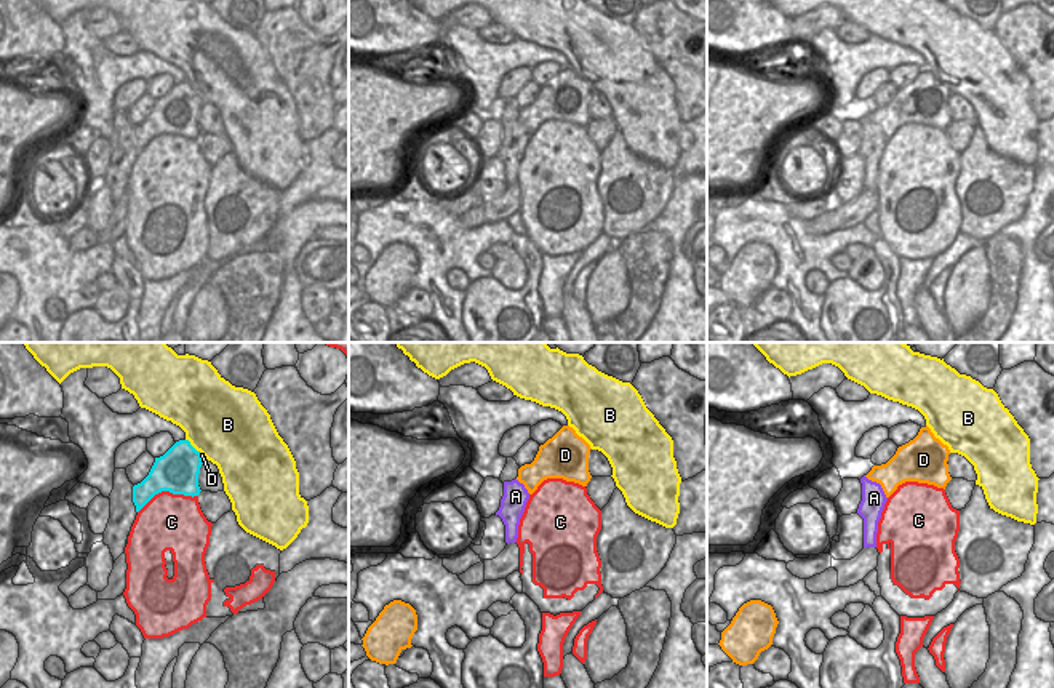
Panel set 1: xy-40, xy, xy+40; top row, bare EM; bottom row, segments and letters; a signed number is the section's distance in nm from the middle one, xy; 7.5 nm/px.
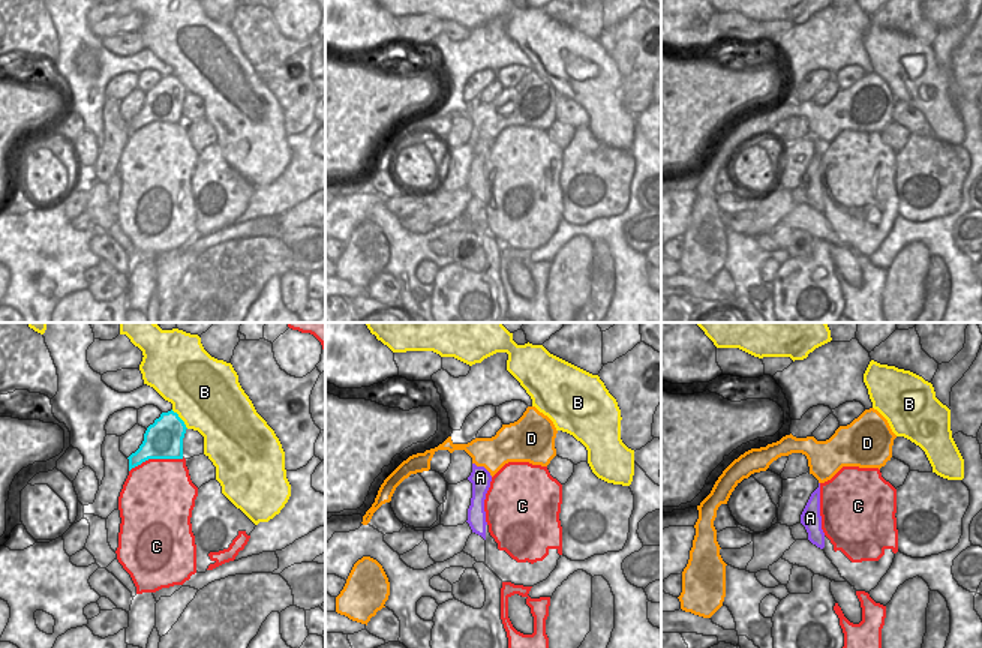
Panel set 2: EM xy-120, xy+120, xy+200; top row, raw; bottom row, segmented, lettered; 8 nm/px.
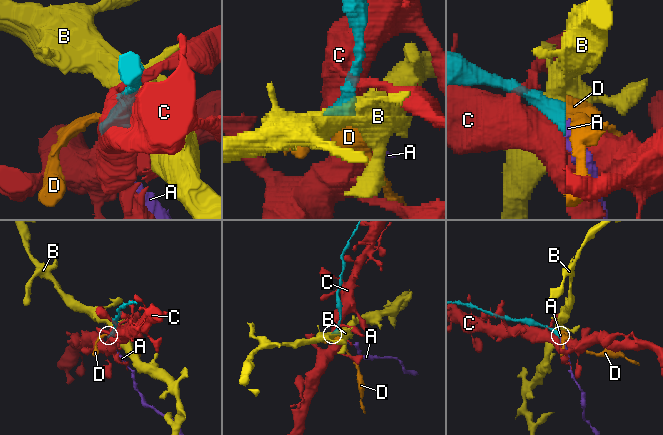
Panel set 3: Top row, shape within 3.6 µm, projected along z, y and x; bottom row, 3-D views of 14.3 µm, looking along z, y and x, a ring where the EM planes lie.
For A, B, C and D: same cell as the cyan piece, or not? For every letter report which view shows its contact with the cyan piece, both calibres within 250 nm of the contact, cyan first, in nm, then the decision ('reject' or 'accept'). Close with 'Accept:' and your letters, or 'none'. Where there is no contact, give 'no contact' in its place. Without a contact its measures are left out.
A: no contact; reject
B: meets cyan in xy-40; 320 nm thick on the cyan side, 480 nm on the other; reject
C: meets cyan in xy-40; 320 nm thick on the cyan side, 440 nm on the other; reject
D: meets cyan in xy-40; 320 nm thick on the cyan side, 20 nm on the other; accept
Accept: D

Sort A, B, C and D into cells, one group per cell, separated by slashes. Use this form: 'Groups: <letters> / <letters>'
Groups: A / B / C / D.

